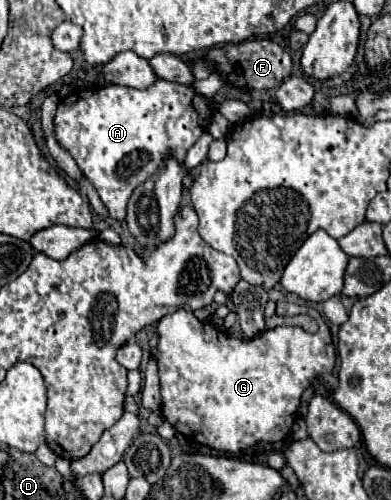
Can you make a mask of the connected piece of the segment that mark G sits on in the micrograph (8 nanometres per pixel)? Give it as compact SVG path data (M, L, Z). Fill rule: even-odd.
M277 302L277 314L283 316L309 314L311 318L317 320L319 330L315 334L309 334L297 326L277 326L273 330L265 330L263 334L251 340L239 340L239 338L227 338L211 322L199 322L193 316L193 312L183 308L159 320L157 358L163 386L161 412L165 420L175 426L175 430L179 430L187 438L193 438L199 444L205 444L221 452L239 452L261 440L281 442L283 438L289 436L295 418L293 412L297 412L303 390L311 386L315 376L333 370L336 347L331 342L329 326L323 322L323 316L315 308L291 302Z

